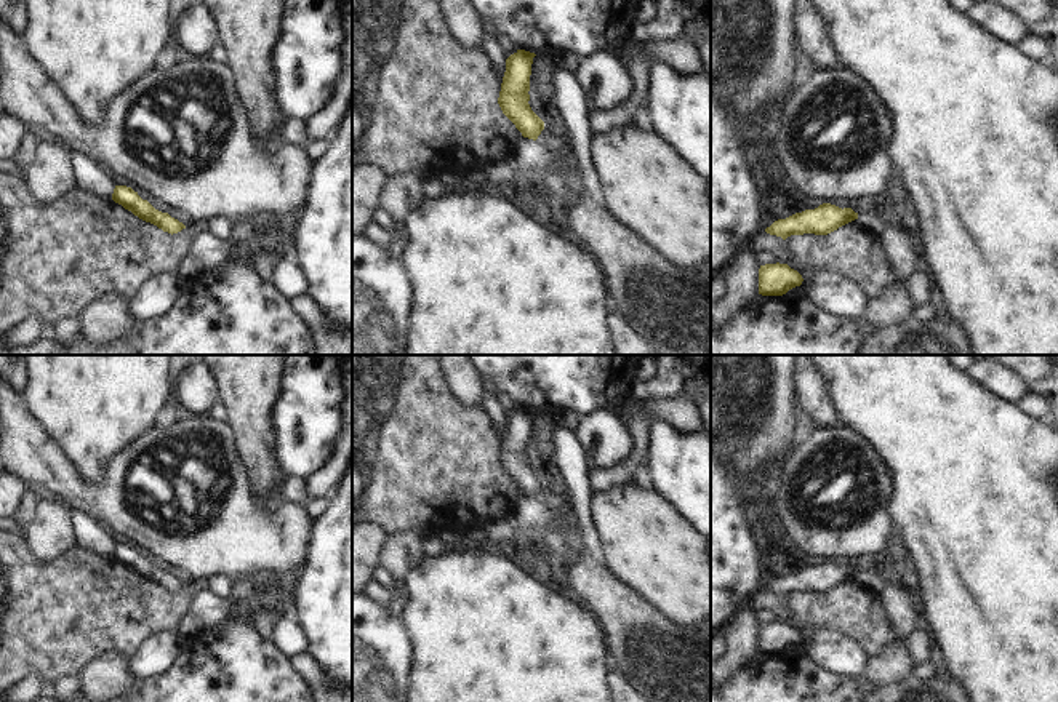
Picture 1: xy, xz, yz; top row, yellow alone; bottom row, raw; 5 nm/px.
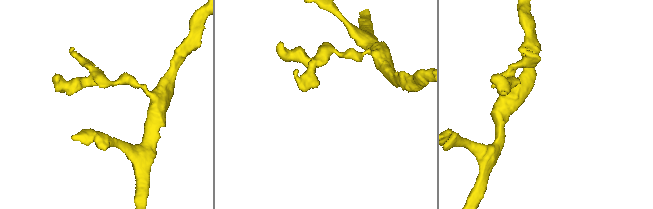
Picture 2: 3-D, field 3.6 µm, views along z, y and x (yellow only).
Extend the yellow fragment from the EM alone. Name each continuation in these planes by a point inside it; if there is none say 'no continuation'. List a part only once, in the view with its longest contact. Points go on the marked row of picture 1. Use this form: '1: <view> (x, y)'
no continuation

